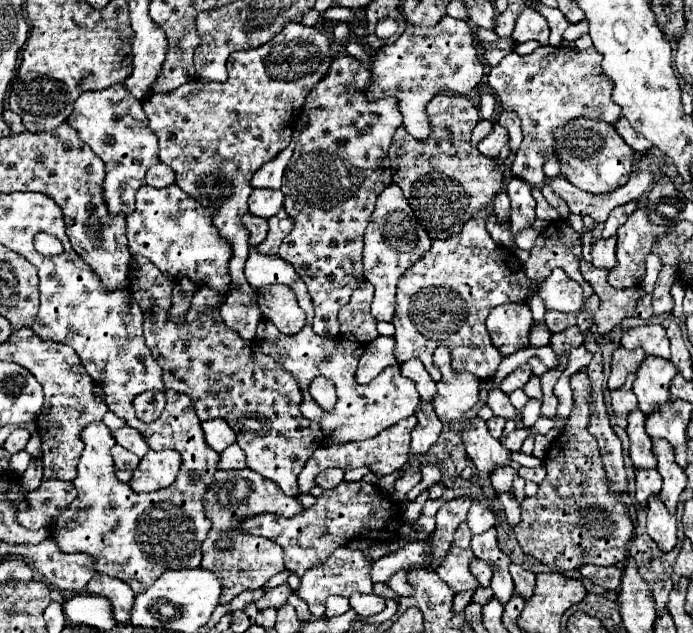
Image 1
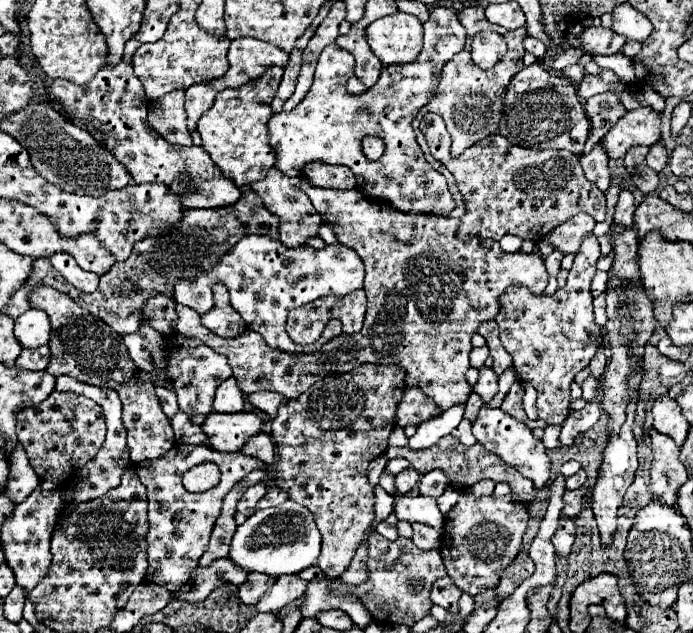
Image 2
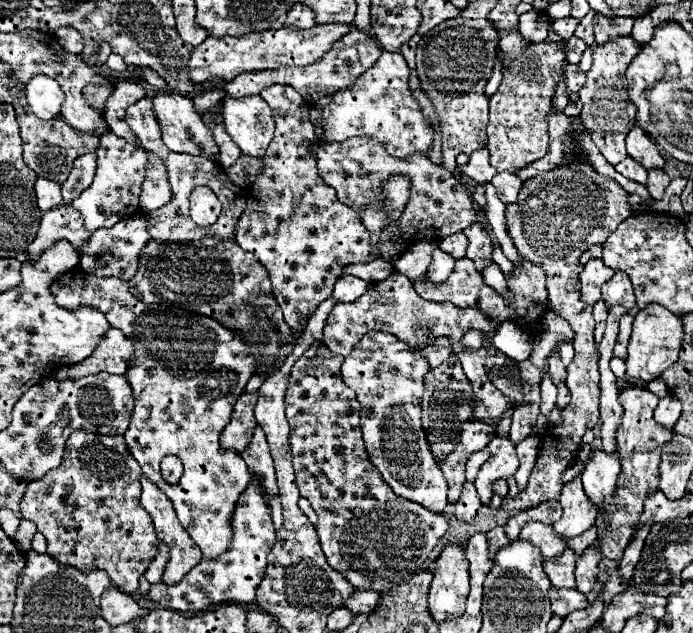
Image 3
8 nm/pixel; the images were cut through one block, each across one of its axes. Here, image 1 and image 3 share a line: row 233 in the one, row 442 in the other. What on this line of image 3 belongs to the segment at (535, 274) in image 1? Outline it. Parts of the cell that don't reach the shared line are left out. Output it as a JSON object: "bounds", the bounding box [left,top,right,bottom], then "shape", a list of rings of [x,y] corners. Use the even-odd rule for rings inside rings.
{"bounds":[504,156,632,510],"shape":[[[576,156],[570,166],[554,168],[552,172],[540,172],[532,180],[522,184],[518,200],[506,206],[506,224],[508,234],[528,260],[536,266],[542,266],[546,272],[546,290],[550,298],[550,308],[568,320],[576,338],[572,340],[576,356],[568,366],[566,386],[570,388],[570,404],[562,410],[562,424],[550,426],[546,436],[550,440],[542,440],[540,454],[536,460],[536,468],[530,476],[528,488],[518,492],[514,500],[504,500],[504,510],[526,510],[546,500],[558,500],[562,490],[562,474],[550,472],[550,456],[570,460],[578,450],[580,438],[588,428],[594,428],[600,420],[598,416],[598,398],[600,398],[600,374],[598,374],[598,352],[594,342],[594,316],[592,306],[580,300],[580,272],[582,264],[578,262],[580,254],[586,252],[592,244],[604,244],[604,240],[624,222],[632,208],[628,204],[628,192],[616,184],[616,180],[608,180],[600,176],[590,164],[586,156]]]}

